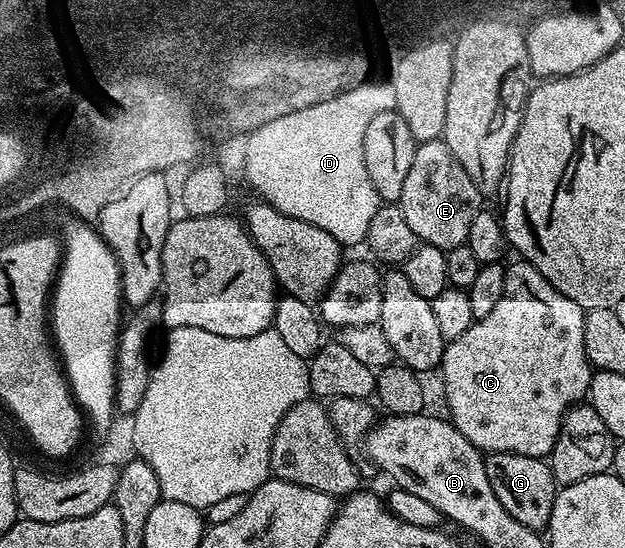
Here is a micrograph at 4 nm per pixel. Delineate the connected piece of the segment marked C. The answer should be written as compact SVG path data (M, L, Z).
M518 263L506 265L503 297L492 312L471 324L465 334L446 341L438 371L443 372L446 415L480 452L525 454L542 460L550 457L567 411L586 397L593 369L585 354L585 310L558 292L532 264Z

